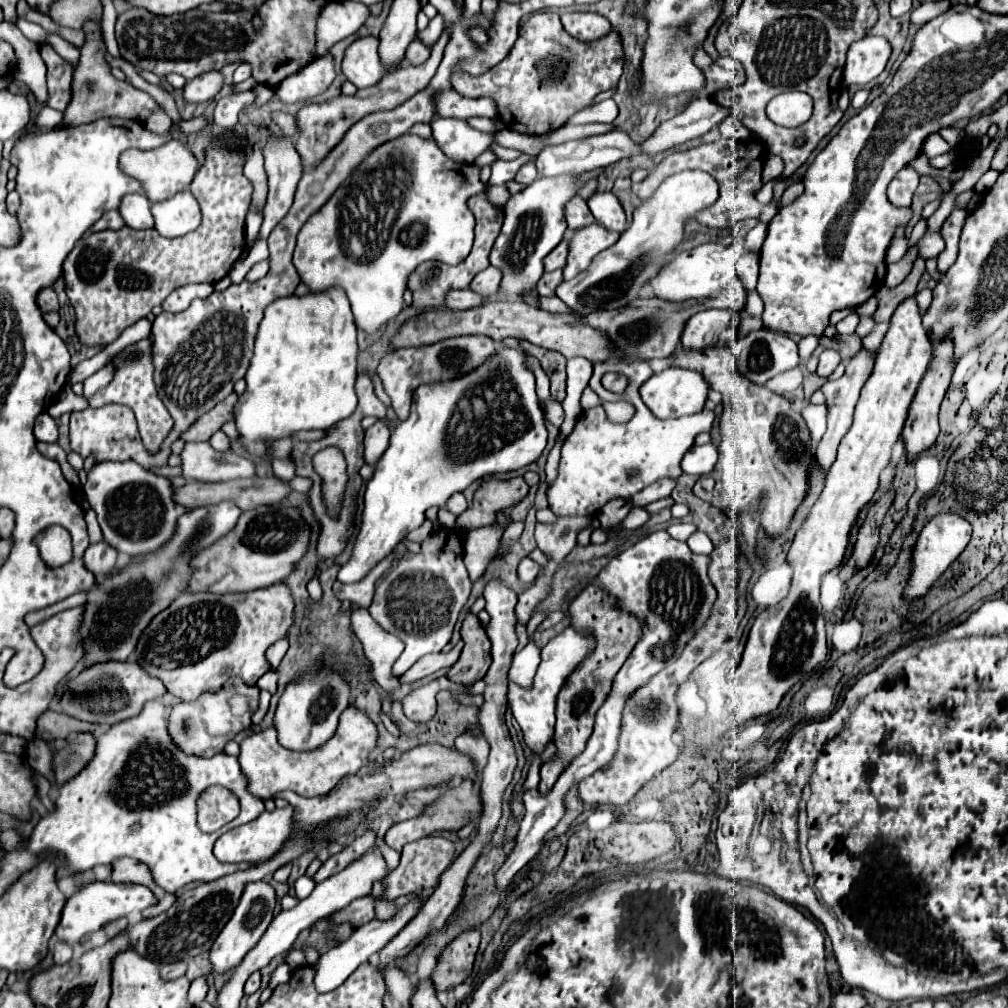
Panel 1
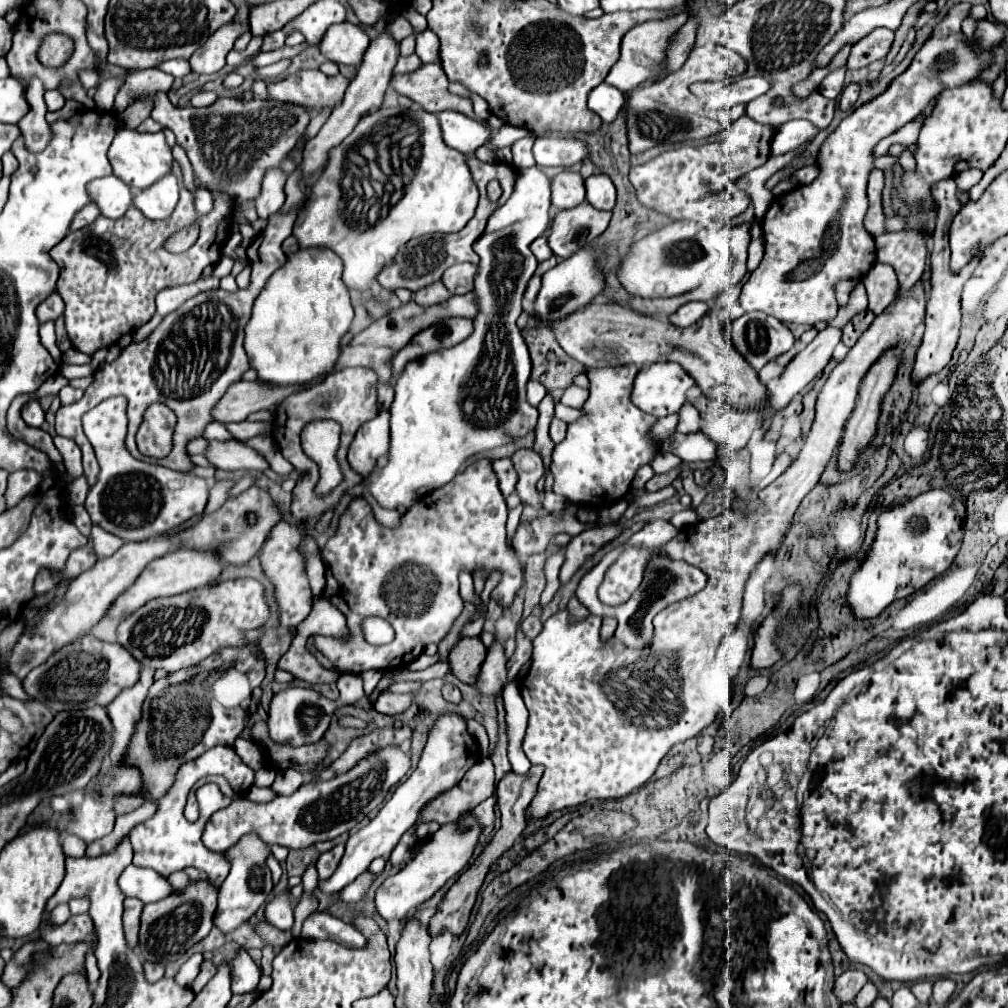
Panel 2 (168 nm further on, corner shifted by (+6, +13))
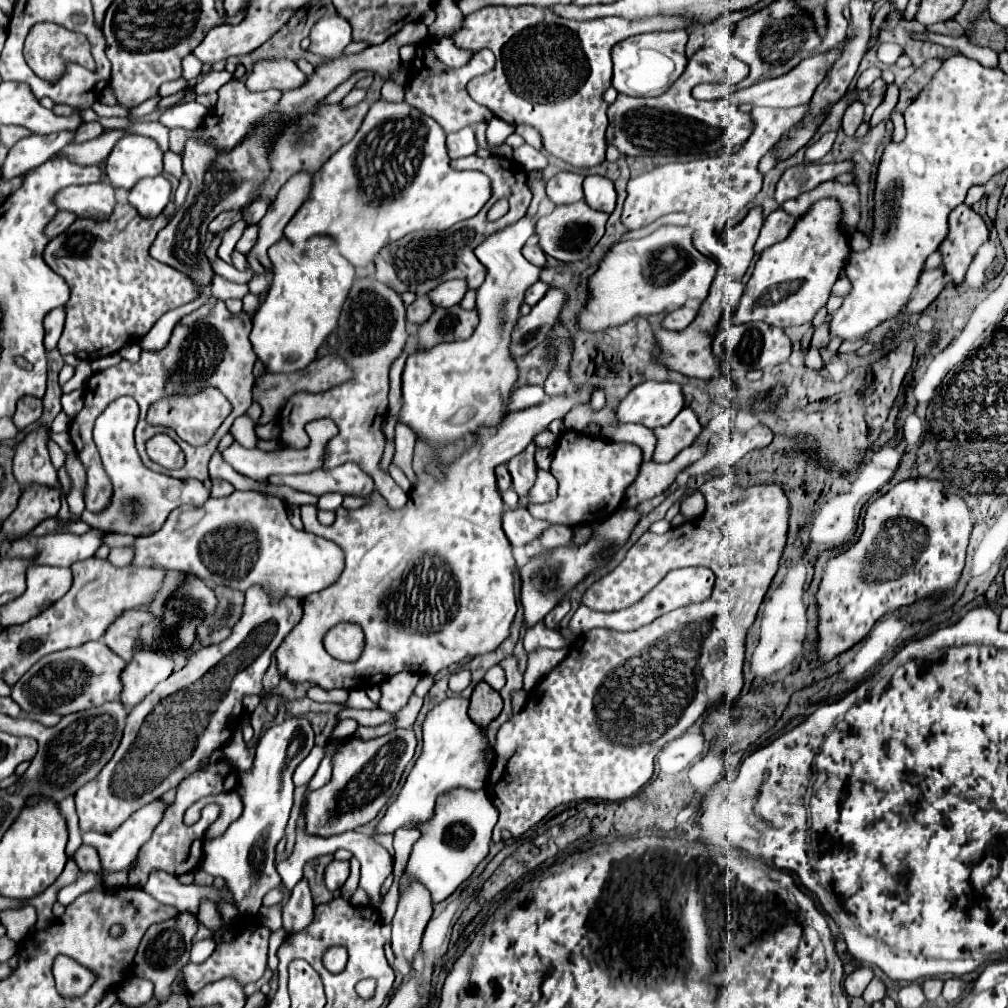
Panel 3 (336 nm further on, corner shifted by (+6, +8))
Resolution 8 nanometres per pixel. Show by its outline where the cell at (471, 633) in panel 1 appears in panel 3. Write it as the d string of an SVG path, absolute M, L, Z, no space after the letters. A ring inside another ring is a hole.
M484 680L478 682L472 690L472 696L470 696L470 718L474 724L478 724L480 728L488 728L488 724L498 718L502 710L502 698L500 694L490 688Z

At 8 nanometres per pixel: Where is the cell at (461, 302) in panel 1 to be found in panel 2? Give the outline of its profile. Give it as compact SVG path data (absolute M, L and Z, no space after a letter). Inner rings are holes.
M436 281L436 283L432 283L432 285L428 285L428 287L424 287L424 289L414 293L414 301L418 305L422 305L422 307L438 305L438 303L446 301L448 297L450 297L450 293L448 293L448 289L440 281Z

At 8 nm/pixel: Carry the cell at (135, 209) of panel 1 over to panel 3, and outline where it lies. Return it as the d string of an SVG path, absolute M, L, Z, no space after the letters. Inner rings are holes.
M110 182L68 186L56 196L56 206L74 212L80 218L106 220L116 206L114 186Z

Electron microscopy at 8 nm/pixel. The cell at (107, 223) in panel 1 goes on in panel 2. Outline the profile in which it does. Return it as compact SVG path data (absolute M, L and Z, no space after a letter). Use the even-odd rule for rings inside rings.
M88 203L86 207L82 207L82 209L74 215L74 219L72 219L72 223L70 223L70 231L76 231L76 229L82 229L82 227L90 225L90 221L94 221L98 215L100 215L100 213L98 213L98 207L96 207L94 203Z

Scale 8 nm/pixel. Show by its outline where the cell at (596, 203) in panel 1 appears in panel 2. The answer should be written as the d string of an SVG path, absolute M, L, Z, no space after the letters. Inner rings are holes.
M598 173L598 175L590 175L586 179L586 199L592 207L596 209L614 209L616 205L616 189L610 181L610 177Z

